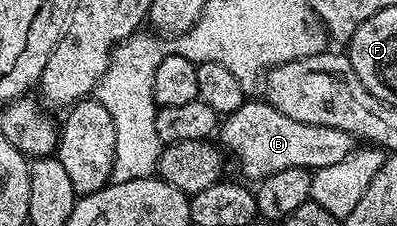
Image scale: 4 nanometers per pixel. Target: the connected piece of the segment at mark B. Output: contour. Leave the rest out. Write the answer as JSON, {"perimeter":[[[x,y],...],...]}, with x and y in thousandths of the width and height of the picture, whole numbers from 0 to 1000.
{"perimeter":[[[625,438],[605,482],[574,509],[557,549],[549,606],[559,615],[557,646],[594,712],[615,774],[610,783],[637,801],[655,801],[736,739],[766,739],[781,757],[831,739],[866,712],[897,659],[892,597],[841,558],[736,535],[660,438]]]}

